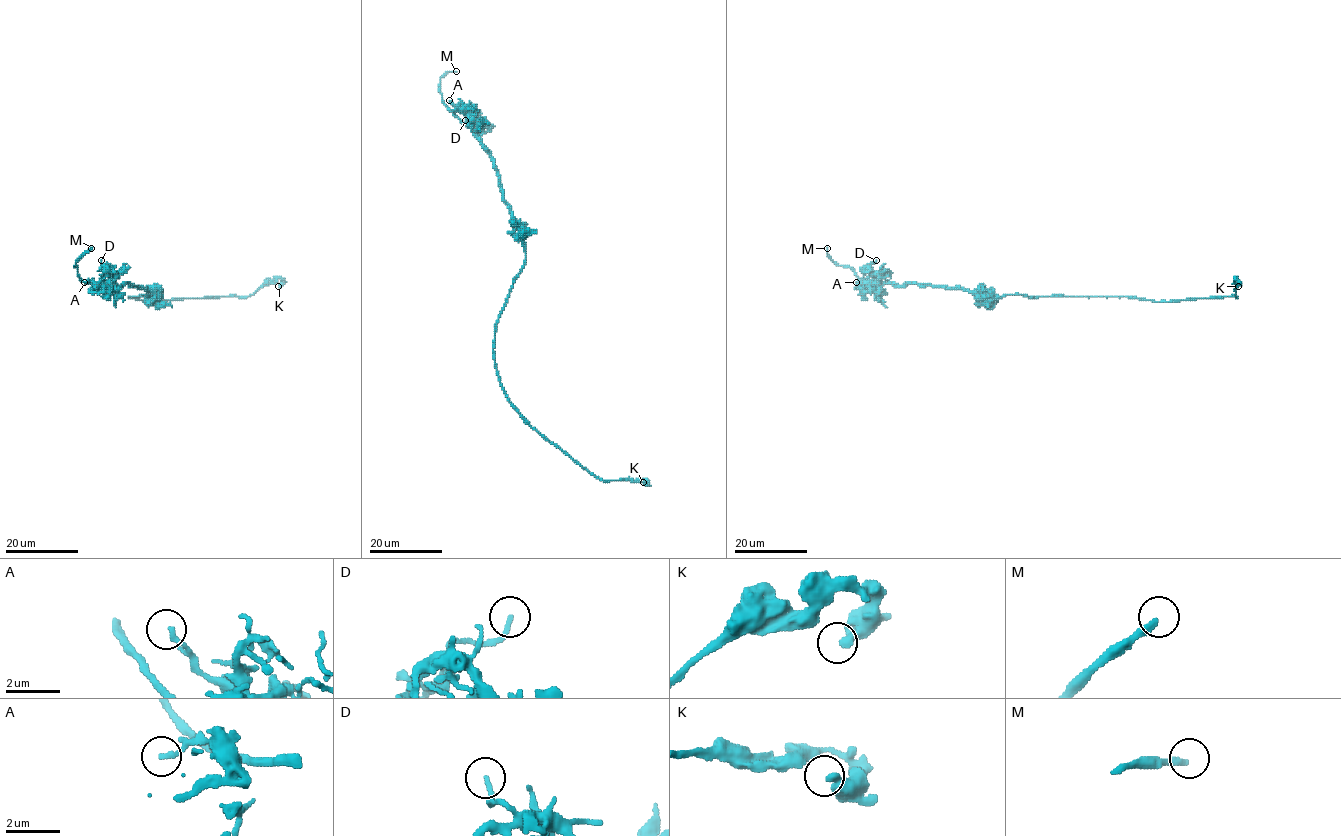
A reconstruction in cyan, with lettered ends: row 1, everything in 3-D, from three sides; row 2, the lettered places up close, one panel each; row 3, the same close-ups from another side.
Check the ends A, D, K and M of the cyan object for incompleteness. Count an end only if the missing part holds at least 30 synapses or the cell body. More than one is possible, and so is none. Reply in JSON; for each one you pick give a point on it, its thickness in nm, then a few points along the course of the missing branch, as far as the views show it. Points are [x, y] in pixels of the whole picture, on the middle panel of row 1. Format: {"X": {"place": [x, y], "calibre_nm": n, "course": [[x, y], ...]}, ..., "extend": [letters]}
{"M": {"place": [456, 71], "calibre_nm": 280, "course": [[456, 71], [490, 69], [495, 66], [495, 59], [515, 28], [507, 13]]}, "extend": ["M"]}

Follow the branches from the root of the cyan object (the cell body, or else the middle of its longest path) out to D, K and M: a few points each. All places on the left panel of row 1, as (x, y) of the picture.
D: (141, 296), (160, 295), (129, 283), (110, 283), (109, 271), (101, 260)
K: (141, 296), (129, 297), (143, 301), (248, 297), (281, 279), (278, 286)
M: (141, 296), (160, 295), (129, 283), (85, 283), (79, 277), (75, 263), (91, 248)

